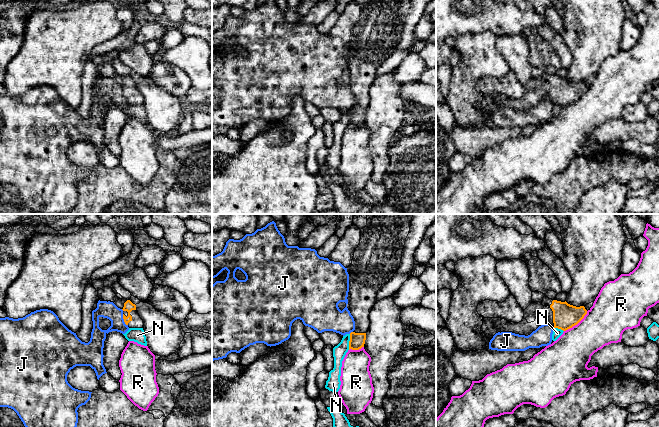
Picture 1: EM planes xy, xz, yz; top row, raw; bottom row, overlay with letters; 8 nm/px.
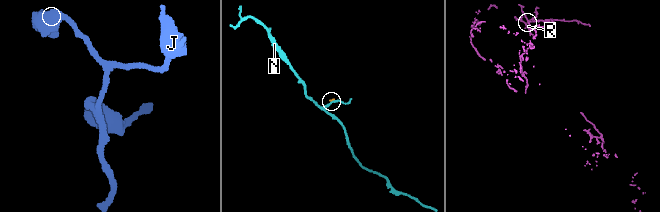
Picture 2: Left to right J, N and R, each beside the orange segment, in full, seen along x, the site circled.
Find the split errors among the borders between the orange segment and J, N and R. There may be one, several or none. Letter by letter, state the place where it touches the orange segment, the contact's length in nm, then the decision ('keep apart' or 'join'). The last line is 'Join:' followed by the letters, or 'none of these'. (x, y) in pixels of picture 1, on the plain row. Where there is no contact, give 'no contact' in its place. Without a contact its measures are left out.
J: meets orange in xy at (124, 96); contact 100 nm long; keep apart
N: meets orange in xz at (349, 118); contact 130 nm long; keep apart
R: meets orange in yz at (576, 100); contact 260 nm long; keep apart
Join: none of these

